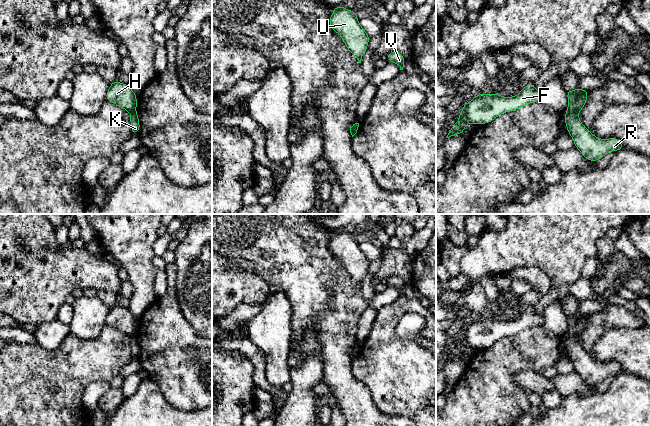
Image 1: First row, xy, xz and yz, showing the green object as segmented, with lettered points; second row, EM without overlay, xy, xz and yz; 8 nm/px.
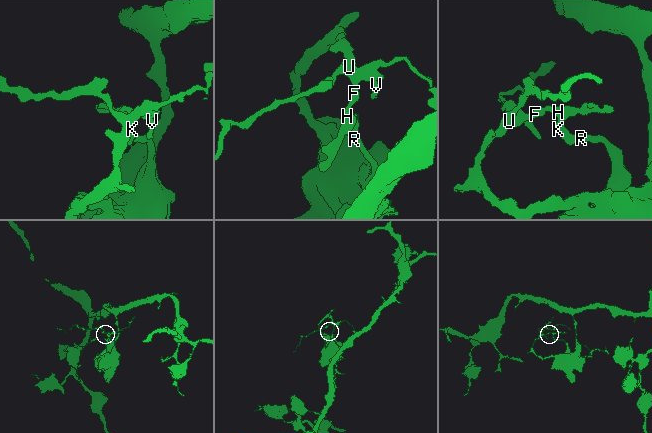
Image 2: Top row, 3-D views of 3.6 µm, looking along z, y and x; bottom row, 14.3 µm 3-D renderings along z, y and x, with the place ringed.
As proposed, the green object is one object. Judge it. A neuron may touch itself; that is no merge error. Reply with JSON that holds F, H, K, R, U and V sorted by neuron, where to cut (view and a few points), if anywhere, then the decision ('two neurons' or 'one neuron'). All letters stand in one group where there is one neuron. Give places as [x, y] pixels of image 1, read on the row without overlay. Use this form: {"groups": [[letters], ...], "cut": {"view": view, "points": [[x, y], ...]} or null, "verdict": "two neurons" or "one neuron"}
{"groups": [["F", "H", "U", "V"], ["K", "R"]], "cut": {"view": "yz", "points": [[567, 335], [577, 337]]}, "verdict": "two neurons"}

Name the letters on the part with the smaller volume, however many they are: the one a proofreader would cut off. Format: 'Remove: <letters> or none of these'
Remove: F, H, U, V

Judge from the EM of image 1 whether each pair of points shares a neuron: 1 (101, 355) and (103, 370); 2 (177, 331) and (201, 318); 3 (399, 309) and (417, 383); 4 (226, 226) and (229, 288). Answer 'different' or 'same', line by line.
1: same
2: different
3: same
4: different

